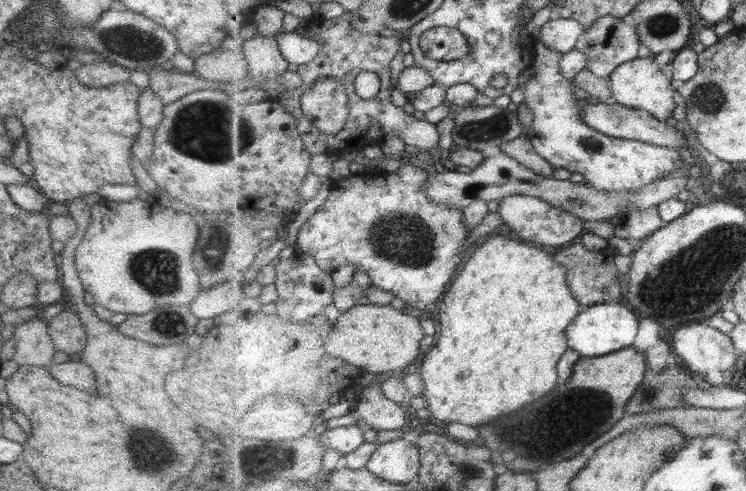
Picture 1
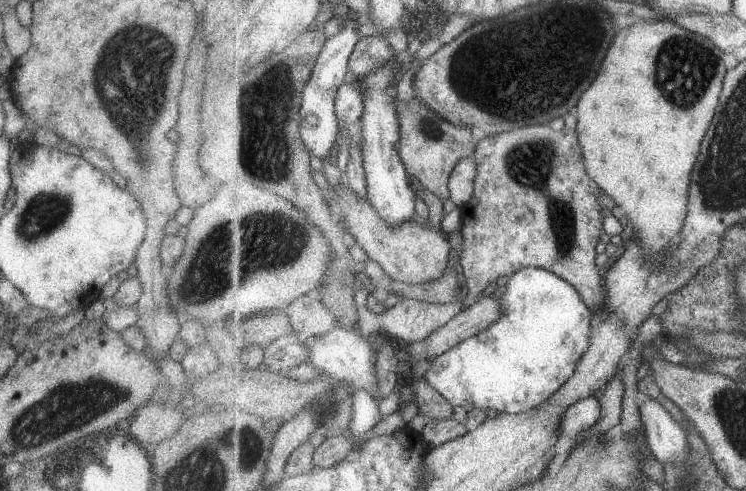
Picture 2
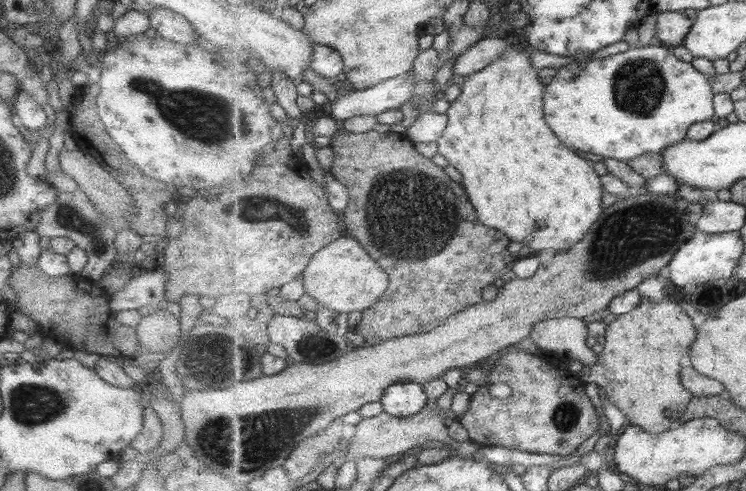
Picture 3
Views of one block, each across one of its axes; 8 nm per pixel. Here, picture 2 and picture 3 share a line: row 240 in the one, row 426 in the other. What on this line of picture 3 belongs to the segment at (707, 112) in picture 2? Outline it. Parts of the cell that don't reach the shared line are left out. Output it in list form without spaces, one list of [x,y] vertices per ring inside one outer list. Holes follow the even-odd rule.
[[[669,295],[661,302],[642,298],[635,310],[621,315],[608,325],[604,338],[604,349],[598,357],[598,364],[591,368],[593,382],[605,390],[609,401],[625,414],[631,425],[642,426],[651,434],[661,434],[678,426],[680,416],[694,397],[690,390],[683,388],[682,376],[679,376],[681,358],[697,338],[693,318],[687,316]]]

